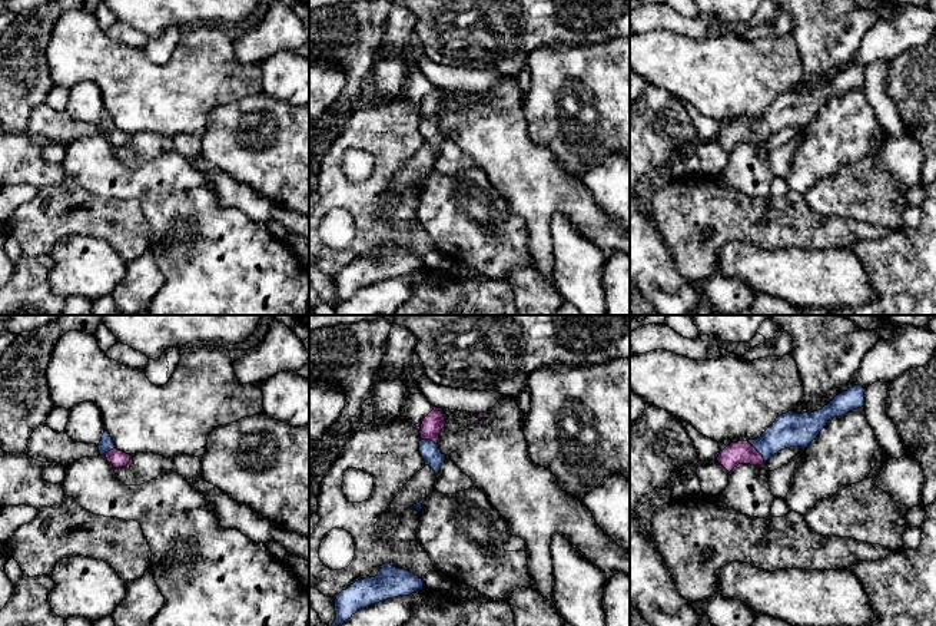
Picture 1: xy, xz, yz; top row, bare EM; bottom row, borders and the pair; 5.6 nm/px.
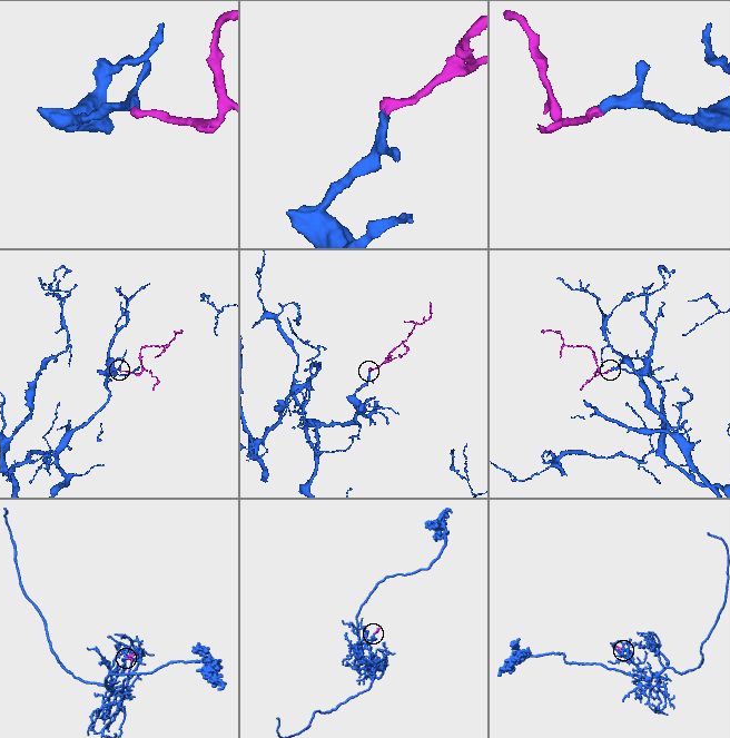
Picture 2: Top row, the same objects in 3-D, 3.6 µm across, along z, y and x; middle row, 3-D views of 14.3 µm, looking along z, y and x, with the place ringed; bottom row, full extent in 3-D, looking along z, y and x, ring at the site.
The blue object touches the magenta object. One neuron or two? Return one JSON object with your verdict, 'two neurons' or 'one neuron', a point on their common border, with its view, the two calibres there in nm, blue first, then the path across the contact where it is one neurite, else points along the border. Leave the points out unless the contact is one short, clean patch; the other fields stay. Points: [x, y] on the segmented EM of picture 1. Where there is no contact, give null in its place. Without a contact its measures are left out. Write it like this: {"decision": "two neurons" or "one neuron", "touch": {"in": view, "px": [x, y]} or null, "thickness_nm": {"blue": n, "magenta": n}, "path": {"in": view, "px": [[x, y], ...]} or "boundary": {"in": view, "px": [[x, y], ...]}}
{"decision": "one neuron", "touch": {"in": "yz", "px": [757, 450]}, "thickness_nm": {"blue": 190, "magenta": 130}, "path": {"in": "yz", "px": [[789, 430], [757, 450], [737, 453]]}}

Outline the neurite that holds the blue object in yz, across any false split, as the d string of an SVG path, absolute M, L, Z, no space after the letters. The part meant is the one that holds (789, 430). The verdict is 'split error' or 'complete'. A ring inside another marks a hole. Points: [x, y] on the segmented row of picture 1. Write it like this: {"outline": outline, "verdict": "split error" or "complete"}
{"outline": "M853 385L836 395L827 405L814 413L789 411L776 418L760 438L731 443L716 458L728 473L738 464L764 466L784 448L806 448L817 438L830 418L842 417L864 405L864 388Z", "verdict": "split error"}

